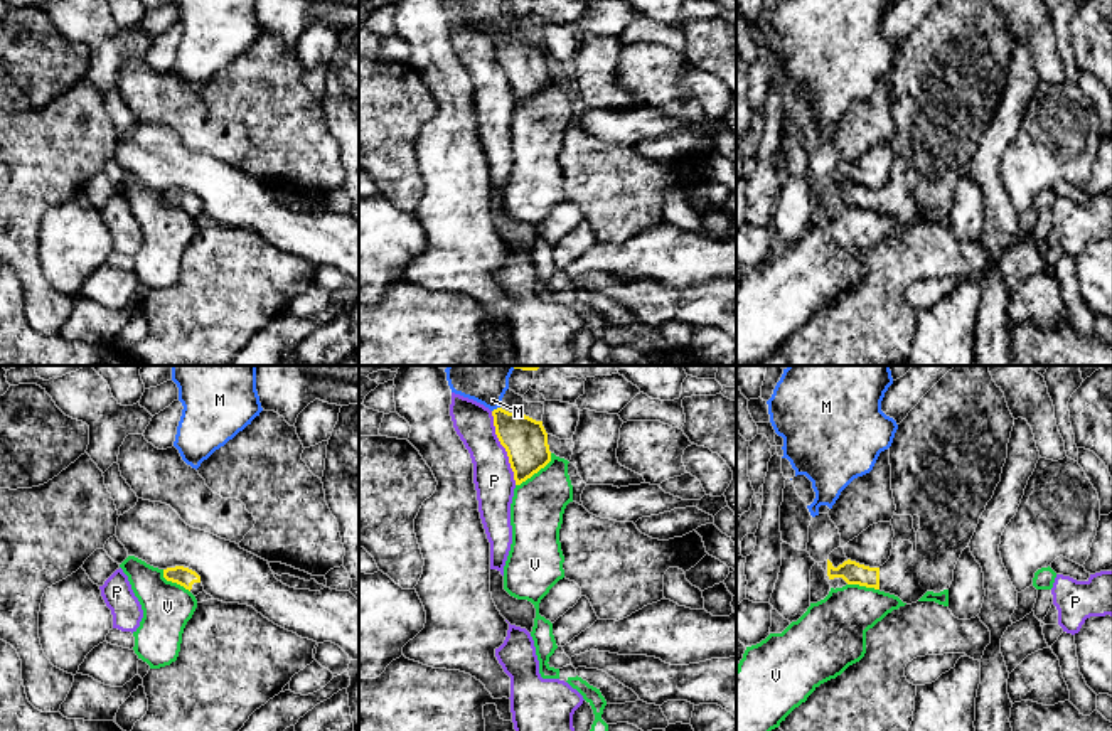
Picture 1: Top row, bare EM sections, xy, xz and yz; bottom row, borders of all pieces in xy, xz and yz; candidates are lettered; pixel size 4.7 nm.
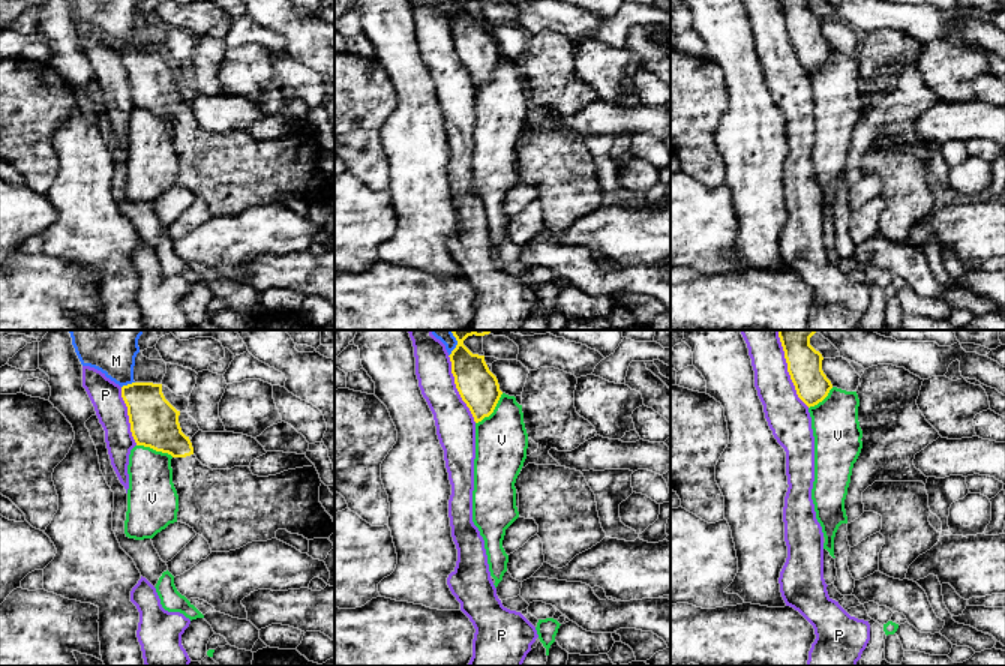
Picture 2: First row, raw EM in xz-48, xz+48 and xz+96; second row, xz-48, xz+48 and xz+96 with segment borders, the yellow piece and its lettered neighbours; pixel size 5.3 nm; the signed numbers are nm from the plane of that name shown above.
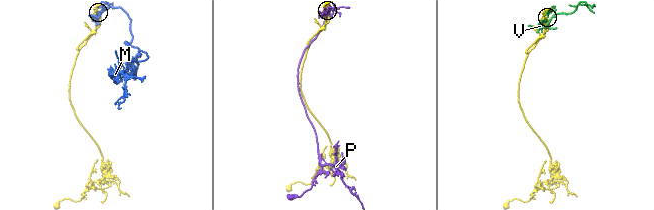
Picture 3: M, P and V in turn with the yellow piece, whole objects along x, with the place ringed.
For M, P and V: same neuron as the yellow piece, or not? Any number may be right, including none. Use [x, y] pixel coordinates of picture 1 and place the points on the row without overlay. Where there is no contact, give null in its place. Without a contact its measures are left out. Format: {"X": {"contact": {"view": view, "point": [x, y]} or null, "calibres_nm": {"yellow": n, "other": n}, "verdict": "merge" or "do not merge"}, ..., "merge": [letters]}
{"M": {"contact": {"view": "xz", "point": [497, 31]}, "calibres_nm": {"yellow": 200, "other": 140}, "verdict": "do not merge"}, "P": {"contact": {"view": "xz", "point": [504, 69]}, "calibres_nm": {"yellow": 200, "other": 190}, "verdict": "do not merge"}, "V": {"contact": {"view": "xz", "point": [536, 95]}, "calibres_nm": {"yellow": 200, "other": 260}, "verdict": "do not merge"}, "merge": []}

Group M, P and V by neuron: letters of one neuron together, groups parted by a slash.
M / P / V

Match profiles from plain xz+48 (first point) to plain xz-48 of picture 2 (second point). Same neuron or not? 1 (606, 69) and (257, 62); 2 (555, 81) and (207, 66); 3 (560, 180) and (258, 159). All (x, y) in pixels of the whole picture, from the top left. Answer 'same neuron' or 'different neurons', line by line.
1: same neuron
2: same neuron
3: same neuron

